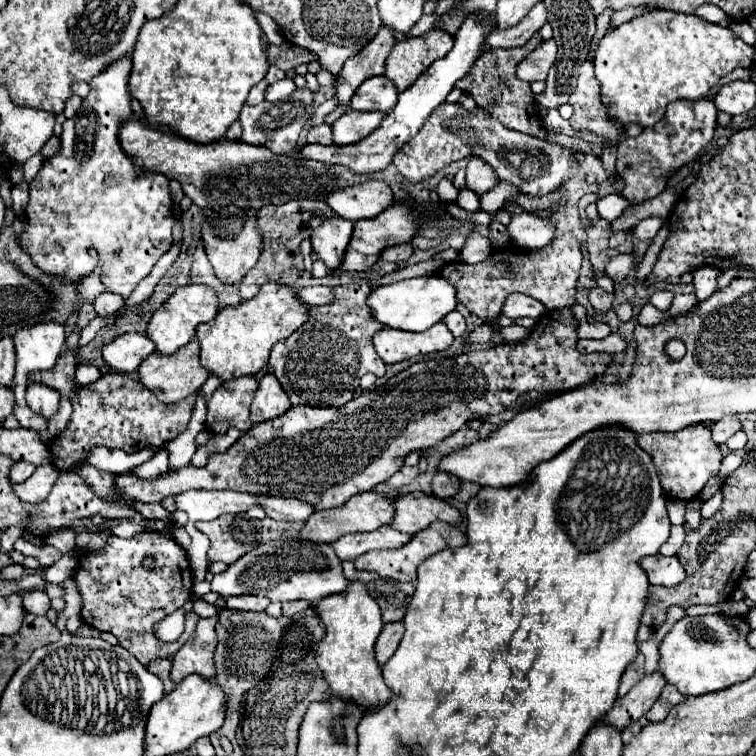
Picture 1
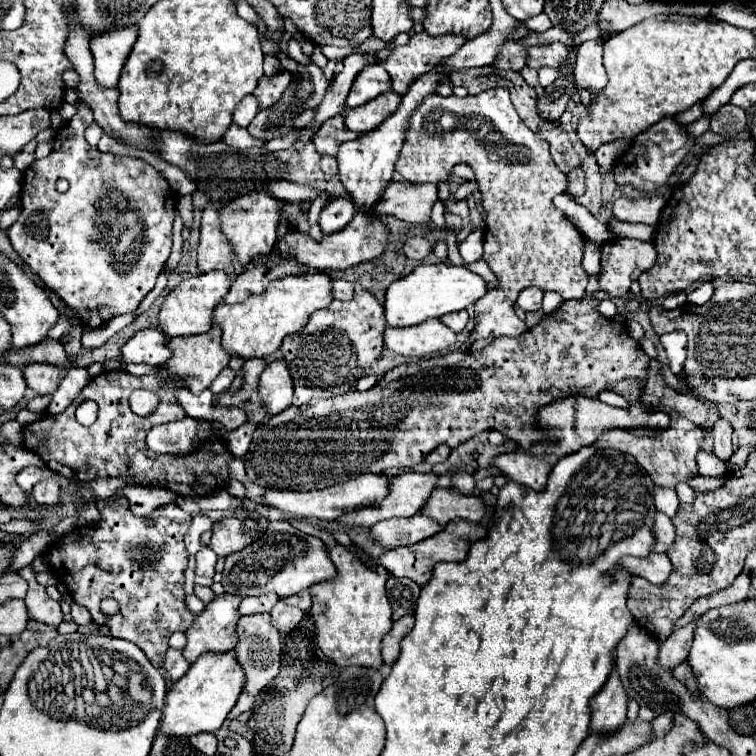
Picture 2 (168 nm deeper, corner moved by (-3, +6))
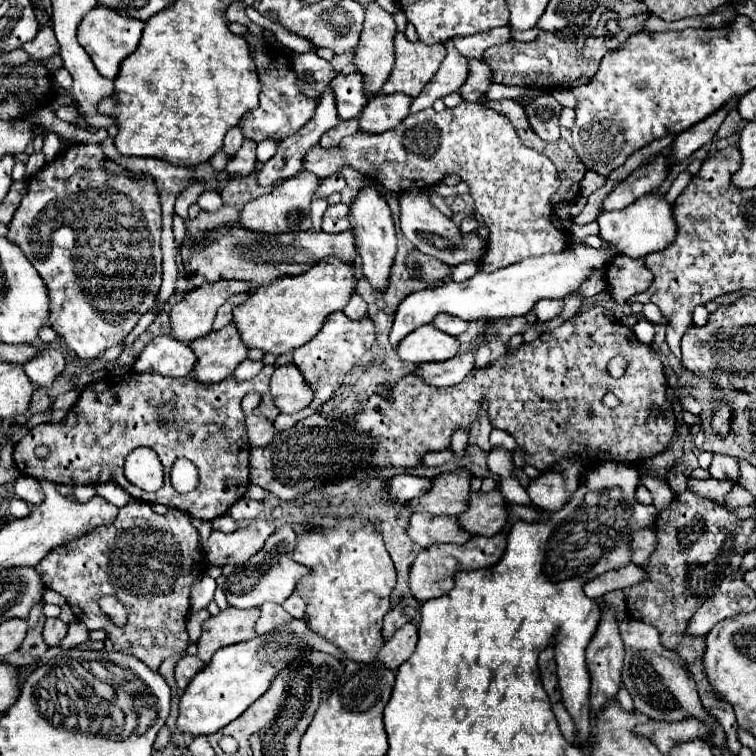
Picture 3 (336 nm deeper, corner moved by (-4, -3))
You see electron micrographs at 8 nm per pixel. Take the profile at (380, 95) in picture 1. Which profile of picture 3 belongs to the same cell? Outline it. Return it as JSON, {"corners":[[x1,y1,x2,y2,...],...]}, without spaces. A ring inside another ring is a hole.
{"corners":[[361,73,337,75,331,81,331,89,337,101,337,113,343,119,359,117,369,97,365,95,365,77]]}

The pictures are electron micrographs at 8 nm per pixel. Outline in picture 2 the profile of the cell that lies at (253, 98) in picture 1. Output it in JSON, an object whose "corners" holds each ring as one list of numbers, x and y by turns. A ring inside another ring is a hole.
{"corners":[[250,94,250,96,246,96,246,98,236,106,236,110,234,110,234,114,232,114,232,122,234,122,236,126,246,128,248,122,256,116,256,112,258,112,258,102,256,102,254,96]]}

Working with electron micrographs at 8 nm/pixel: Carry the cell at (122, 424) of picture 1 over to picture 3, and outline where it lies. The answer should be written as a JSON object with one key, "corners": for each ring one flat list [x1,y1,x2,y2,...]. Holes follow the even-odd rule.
{"corners":[[265,365,251,381,237,383,229,377,213,385,199,383,191,375,163,377,135,371,121,377,107,375,83,389,79,401,73,405,75,423,63,423,61,427,41,423,29,429,23,441,13,449,15,465,25,475,63,485,99,485,113,481,139,501,161,503,191,517,213,521,215,517,225,515,225,511,241,499,249,487,249,441,243,427,245,415,241,399,257,389,269,391,273,369,275,367],[123,383,127,383,125,389],[171,423,173,427,169,427],[41,445,49,449,47,459,35,455,35,449],[137,447,153,449,163,463,165,483,155,493,141,491,123,475,125,457],[177,457,187,457,199,469,199,483,189,493,177,493,171,485,169,471]]}

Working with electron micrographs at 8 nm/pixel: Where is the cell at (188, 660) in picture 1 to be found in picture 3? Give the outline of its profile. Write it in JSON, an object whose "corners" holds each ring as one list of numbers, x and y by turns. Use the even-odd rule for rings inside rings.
{"corners":[[227,607,219,615,209,617,203,623,203,633,197,641,197,657,205,663,211,661,211,655,227,645,249,641,255,637,255,619,259,609,235,609]]}

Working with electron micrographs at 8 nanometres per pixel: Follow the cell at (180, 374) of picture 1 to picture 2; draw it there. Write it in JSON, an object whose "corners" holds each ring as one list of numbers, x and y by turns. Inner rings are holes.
{"corners":[[216,324,206,334,172,338,170,340,170,350,174,352,174,356,166,364,166,368,172,376,178,376,192,394,202,394,202,390,206,390,212,384,212,380,228,366,228,362,232,358,232,354,228,354,222,348,222,328,216,326]]}

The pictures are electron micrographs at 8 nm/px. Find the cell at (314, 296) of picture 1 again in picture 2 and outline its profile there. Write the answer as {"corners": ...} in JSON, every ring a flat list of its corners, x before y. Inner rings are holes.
{"corners":[[334,280,332,288,334,288,336,300,352,300,354,298,354,284,348,280]]}

